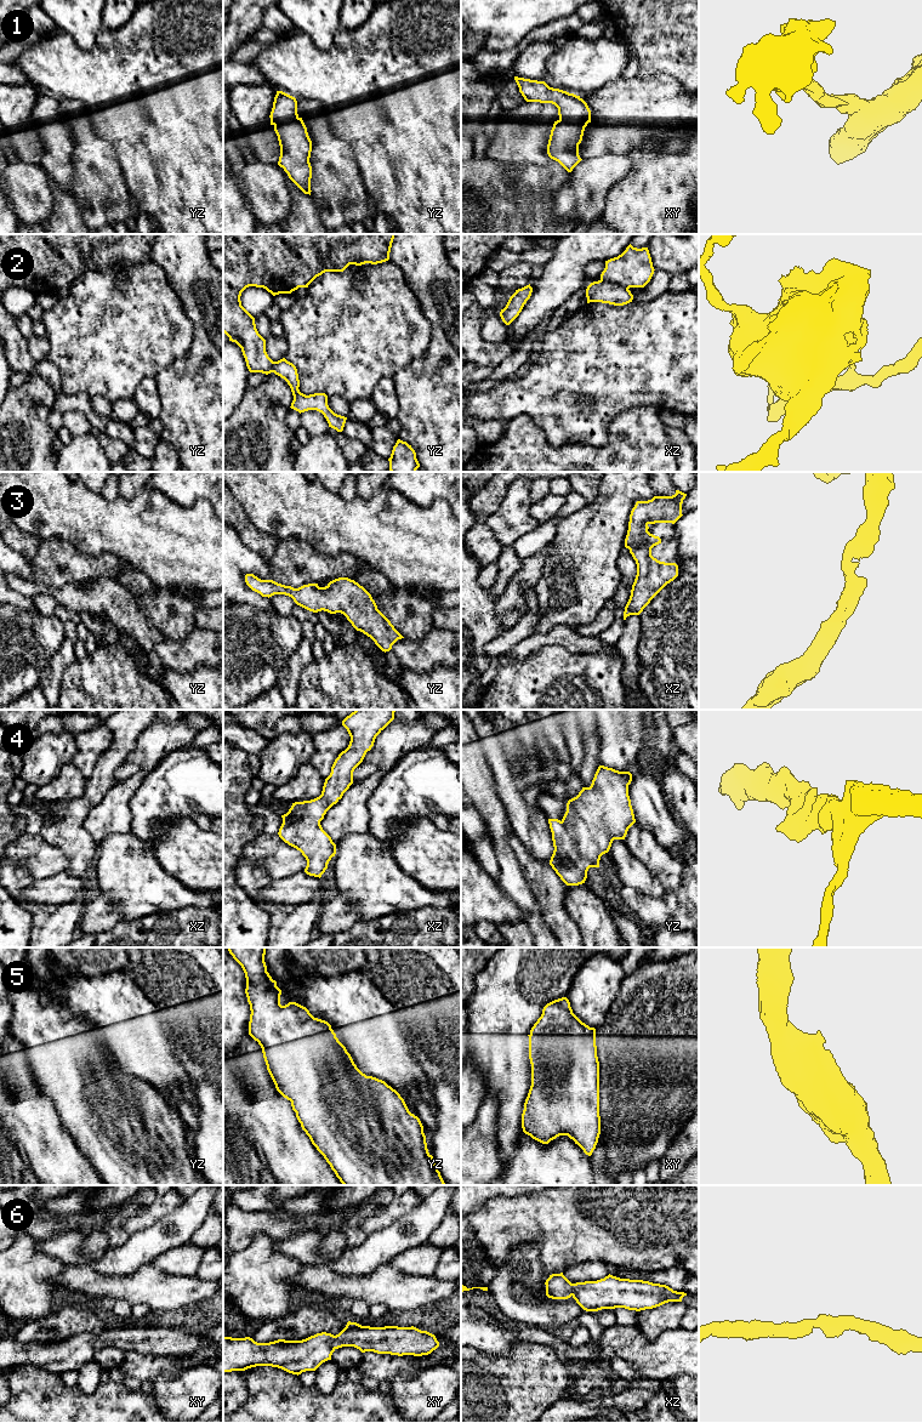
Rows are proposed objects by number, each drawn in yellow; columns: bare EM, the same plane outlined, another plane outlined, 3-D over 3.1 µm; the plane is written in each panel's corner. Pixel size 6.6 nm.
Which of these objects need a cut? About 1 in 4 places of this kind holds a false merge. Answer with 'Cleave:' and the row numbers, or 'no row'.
Cleave: 2

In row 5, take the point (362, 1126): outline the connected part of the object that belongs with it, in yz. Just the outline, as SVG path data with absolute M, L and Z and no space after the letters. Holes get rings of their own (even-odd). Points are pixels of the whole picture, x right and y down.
M266 947L227 949L245 973L251 1011L249 1035L261 1046L277 1091L291 1102L302 1129L340 1182L343 1185L446 1185L428 1152L420 1119L409 1111L400 1094L385 1081L363 1074L328 1021L314 1018L296 1002L280 1004L281 990L267 972Z

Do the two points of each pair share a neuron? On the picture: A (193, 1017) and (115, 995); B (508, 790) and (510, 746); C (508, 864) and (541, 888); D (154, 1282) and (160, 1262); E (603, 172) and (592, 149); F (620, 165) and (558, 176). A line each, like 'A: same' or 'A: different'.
A: different
B: different
C: different
D: different
E: different
F: different

